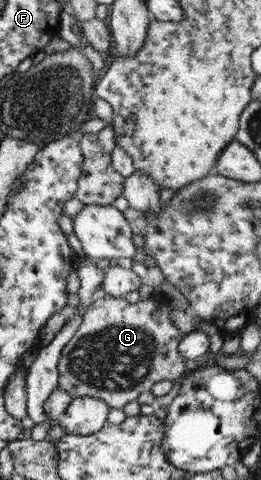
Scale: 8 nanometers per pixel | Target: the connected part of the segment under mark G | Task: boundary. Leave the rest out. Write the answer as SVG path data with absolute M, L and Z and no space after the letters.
M97 297L92 305L87 307L74 335L59 353L57 387L71 398L92 397L102 400L109 408L121 409L143 391L150 391L153 383L162 380L174 381L182 377L186 373L185 359L177 352L176 347L183 333L168 318L168 308L171 307L155 305L150 299L129 303L124 297Z

